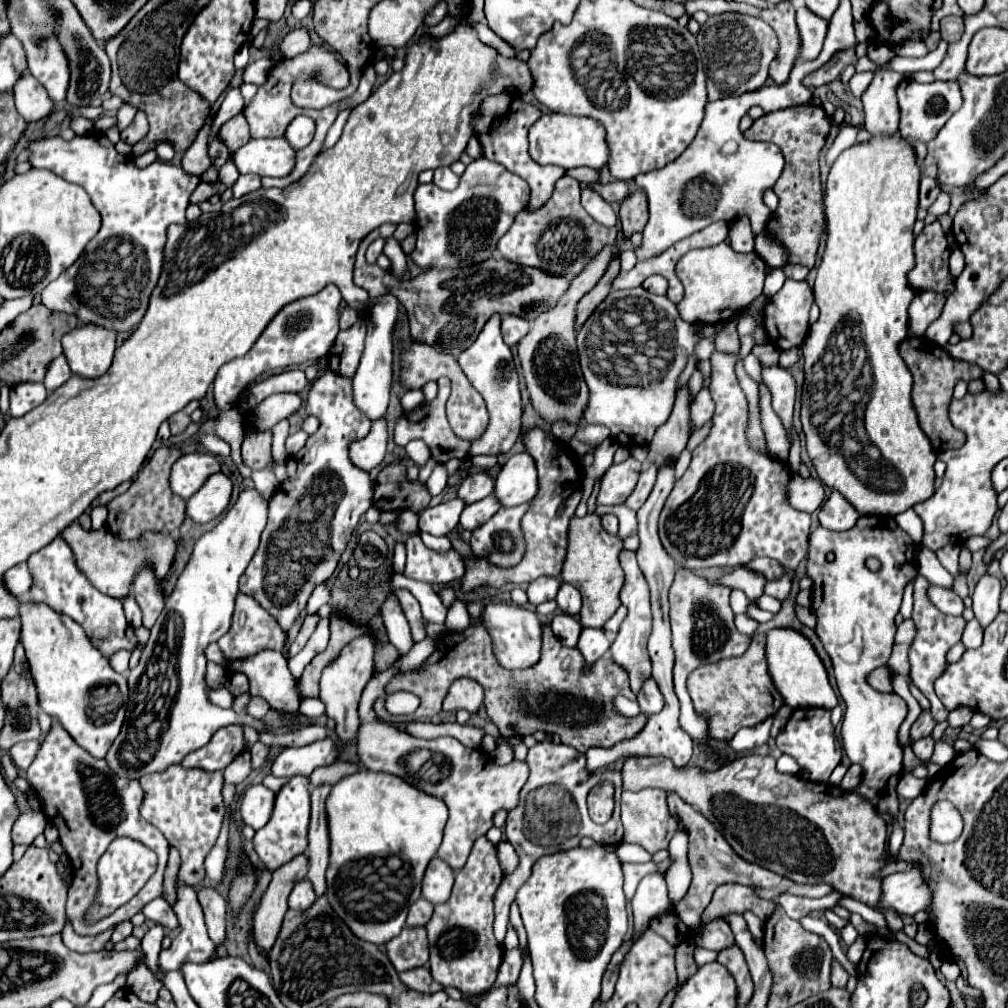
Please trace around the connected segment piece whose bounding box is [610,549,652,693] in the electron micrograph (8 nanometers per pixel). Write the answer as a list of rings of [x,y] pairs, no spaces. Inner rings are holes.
[[[624,549],[620,553],[620,565],[624,569],[624,573],[626,573],[626,581],[624,581],[622,591],[620,591],[620,601],[628,609],[628,615],[622,621],[620,631],[618,631],[610,651],[612,651],[612,659],[628,673],[632,693],[638,693],[640,687],[642,687],[644,675],[648,675],[652,671],[652,661],[650,661],[650,655],[648,655],[648,649],[646,649],[650,629],[652,629],[652,625],[650,625],[650,617],[652,617],[650,615],[650,595],[648,595],[648,583],[644,579],[644,573],[640,571],[640,567],[636,563],[636,553]]]

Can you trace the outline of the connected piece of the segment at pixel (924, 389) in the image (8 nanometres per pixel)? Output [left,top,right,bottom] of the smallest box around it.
[900,337,982,453]

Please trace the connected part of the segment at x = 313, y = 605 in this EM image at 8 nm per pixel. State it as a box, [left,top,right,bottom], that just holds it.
[306,585,330,615]

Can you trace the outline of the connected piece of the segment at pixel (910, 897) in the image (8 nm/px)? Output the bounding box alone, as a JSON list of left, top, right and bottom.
[882,863,934,915]

